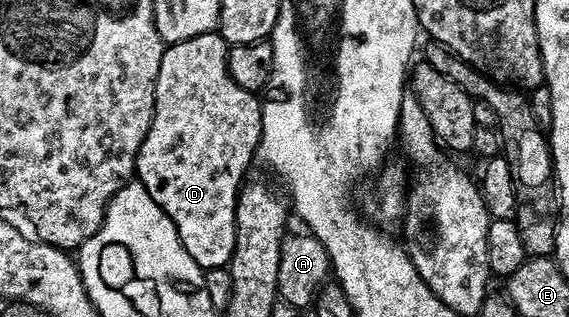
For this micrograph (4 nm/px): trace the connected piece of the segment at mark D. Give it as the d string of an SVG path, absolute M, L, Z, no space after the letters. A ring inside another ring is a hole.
M217 30L208 34L196 34L196 38L176 42L163 51L160 70L156 78L156 90L154 91L154 117L134 163L137 180L145 186L148 194L152 194L152 202L156 202L156 206L160 206L160 210L164 210L164 214L168 214L168 218L176 226L178 237L184 246L184 250L188 250L188 254L192 254L192 258L204 270L207 268L224 268L229 265L234 253L234 239L236 238L236 226L234 223L236 222L238 193L244 183L242 175L245 174L246 167L250 164L250 159L252 161L255 159L258 142L262 138L262 105L259 97L255 93L236 86L236 82L232 82L232 74L228 74L228 66L226 65L227 51L226 39Z

